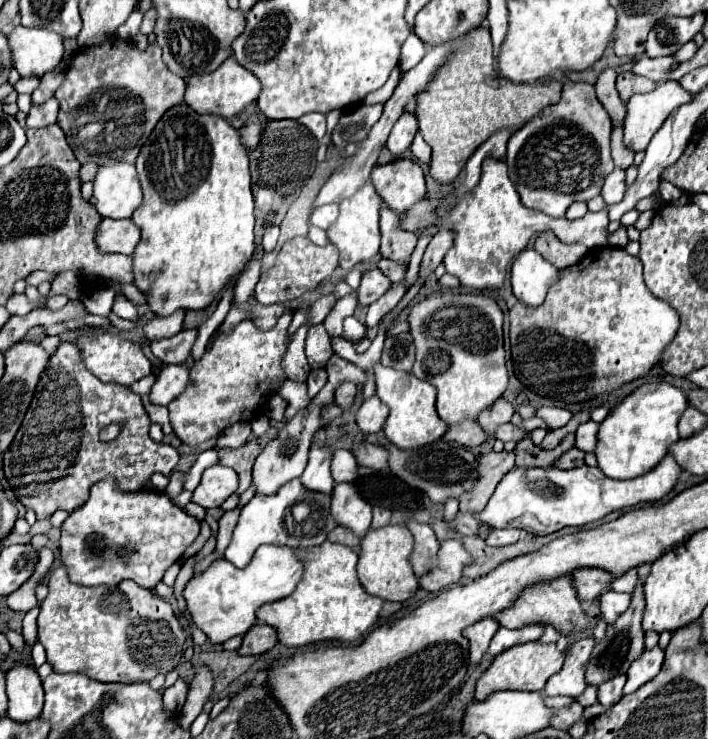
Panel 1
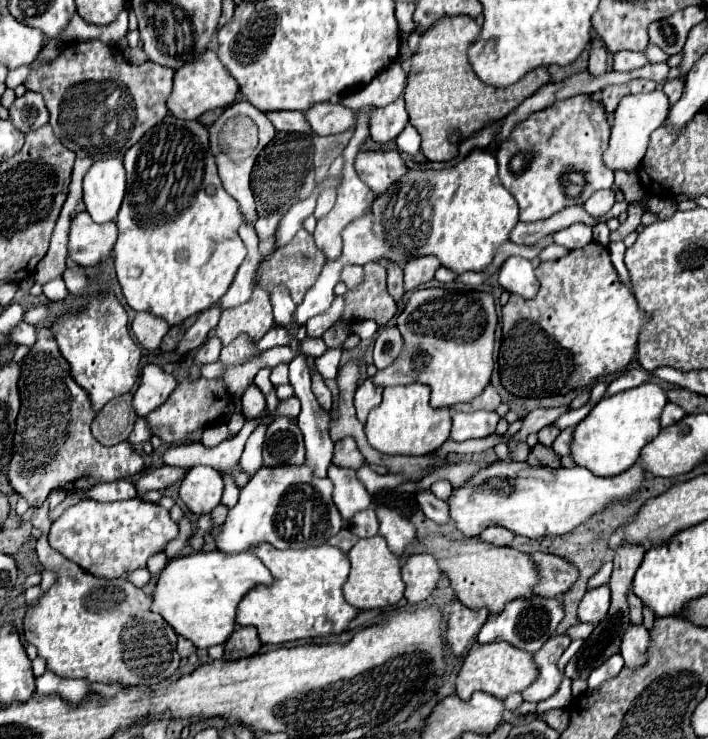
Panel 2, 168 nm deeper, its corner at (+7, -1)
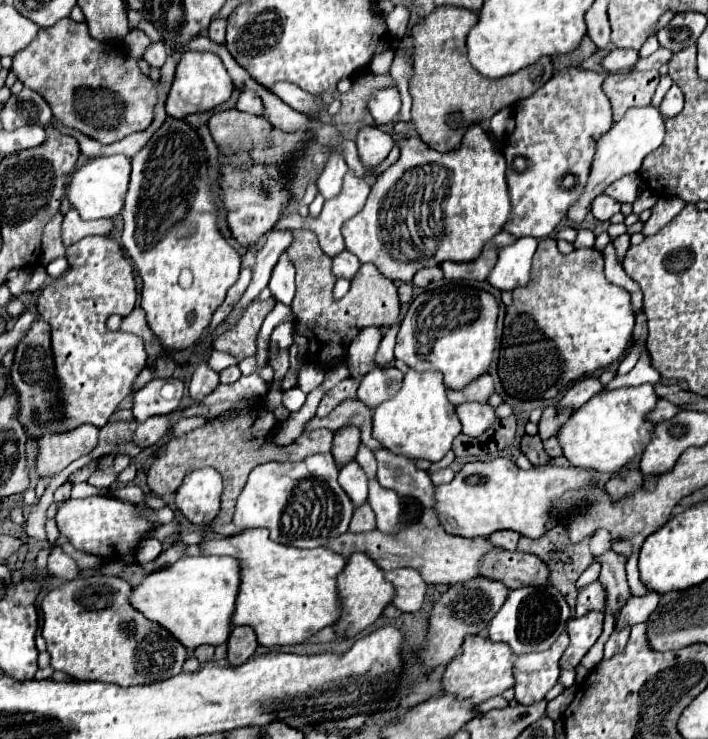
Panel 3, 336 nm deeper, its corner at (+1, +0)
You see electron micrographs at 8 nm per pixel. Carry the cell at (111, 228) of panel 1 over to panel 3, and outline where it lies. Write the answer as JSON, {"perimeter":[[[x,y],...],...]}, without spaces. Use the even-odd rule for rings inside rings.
{"perimeter":[[[69,209],[63,217],[61,239],[63,239],[63,245],[69,247],[87,235],[109,235],[111,231],[113,231],[113,223],[109,219],[83,221],[75,209]]]}

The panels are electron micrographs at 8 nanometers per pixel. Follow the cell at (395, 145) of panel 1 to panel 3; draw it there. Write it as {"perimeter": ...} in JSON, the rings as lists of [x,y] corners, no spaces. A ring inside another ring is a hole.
{"perimeter":[[[385,87],[385,89],[373,91],[367,103],[367,109],[373,115],[375,123],[395,121],[401,111],[401,97],[397,87]]]}

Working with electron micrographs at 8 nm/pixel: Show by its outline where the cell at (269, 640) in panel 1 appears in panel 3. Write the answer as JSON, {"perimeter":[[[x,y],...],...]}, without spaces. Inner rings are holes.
{"perimeter":[[[233,627],[227,639],[227,659],[231,665],[245,663],[257,649],[257,637],[251,627]]]}

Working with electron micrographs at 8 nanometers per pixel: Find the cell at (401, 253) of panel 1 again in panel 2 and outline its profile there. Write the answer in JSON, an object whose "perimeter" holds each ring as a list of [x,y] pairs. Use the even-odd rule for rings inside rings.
{"perimeter":[[[387,262],[387,288],[395,300],[403,296],[403,266],[401,264]]]}

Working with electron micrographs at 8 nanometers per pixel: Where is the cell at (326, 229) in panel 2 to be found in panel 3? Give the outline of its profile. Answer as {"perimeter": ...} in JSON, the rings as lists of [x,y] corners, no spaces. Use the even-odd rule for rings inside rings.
{"perimeter":[[[347,173],[343,179],[341,193],[335,195],[335,199],[325,201],[319,217],[301,219],[299,227],[313,231],[319,239],[323,253],[329,257],[335,257],[345,249],[341,225],[363,207],[369,191],[371,187],[365,179],[359,179],[353,173]]]}

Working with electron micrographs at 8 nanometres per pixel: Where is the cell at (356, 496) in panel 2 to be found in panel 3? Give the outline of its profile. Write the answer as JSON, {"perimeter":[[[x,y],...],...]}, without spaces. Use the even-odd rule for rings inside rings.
{"perimeter":[[[357,461],[341,467],[339,485],[345,489],[347,495],[351,495],[351,501],[355,505],[363,505],[367,501],[367,483],[369,483],[369,479],[367,479],[365,471],[357,465]]]}

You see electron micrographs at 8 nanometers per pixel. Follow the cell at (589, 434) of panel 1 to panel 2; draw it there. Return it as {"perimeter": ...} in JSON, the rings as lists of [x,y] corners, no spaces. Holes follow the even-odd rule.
{"perimeter":[[[573,426],[571,428],[565,428],[561,430],[561,434],[557,436],[557,440],[553,442],[553,450],[559,454],[559,456],[569,456],[571,454],[571,440],[573,440]]]}

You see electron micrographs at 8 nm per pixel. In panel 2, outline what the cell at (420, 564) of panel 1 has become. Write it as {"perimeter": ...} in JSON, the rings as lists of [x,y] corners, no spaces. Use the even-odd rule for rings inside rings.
{"perimeter":[[[385,506],[377,508],[377,518],[379,518],[379,534],[385,536],[389,550],[399,556],[405,558],[405,550],[409,544],[413,544],[417,540],[417,530],[415,526],[403,518],[401,514],[397,514],[395,510],[389,510]]]}

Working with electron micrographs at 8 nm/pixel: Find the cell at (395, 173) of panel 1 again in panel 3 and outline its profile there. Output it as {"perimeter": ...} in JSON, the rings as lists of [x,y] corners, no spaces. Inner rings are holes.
{"perimeter":[[[363,125],[357,133],[357,149],[365,167],[377,167],[393,149],[395,139],[375,125]]]}

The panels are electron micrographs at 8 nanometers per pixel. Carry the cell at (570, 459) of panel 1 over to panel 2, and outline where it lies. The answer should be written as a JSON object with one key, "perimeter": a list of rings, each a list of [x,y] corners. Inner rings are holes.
{"perimeter":[[[535,444],[533,452],[529,454],[527,462],[531,466],[549,466],[549,468],[561,468],[561,456],[557,456],[551,448],[545,448],[543,444]]]}

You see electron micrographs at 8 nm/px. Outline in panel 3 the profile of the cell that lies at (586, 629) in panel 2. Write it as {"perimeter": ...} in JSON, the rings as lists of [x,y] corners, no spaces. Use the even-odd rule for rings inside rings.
{"perimeter":[[[647,591],[641,597],[631,597],[625,607],[621,609],[621,617],[619,617],[619,627],[633,627],[637,623],[645,623],[647,617],[655,611],[659,603],[659,593],[655,591]]]}

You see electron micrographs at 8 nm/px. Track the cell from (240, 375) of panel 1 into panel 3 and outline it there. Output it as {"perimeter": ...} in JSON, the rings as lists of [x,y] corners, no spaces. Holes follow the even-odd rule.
{"perimeter":[[[163,415],[163,417],[151,417],[145,423],[141,423],[135,433],[133,433],[133,443],[139,447],[151,447],[155,445],[163,435],[169,433],[171,427],[171,417]]]}

